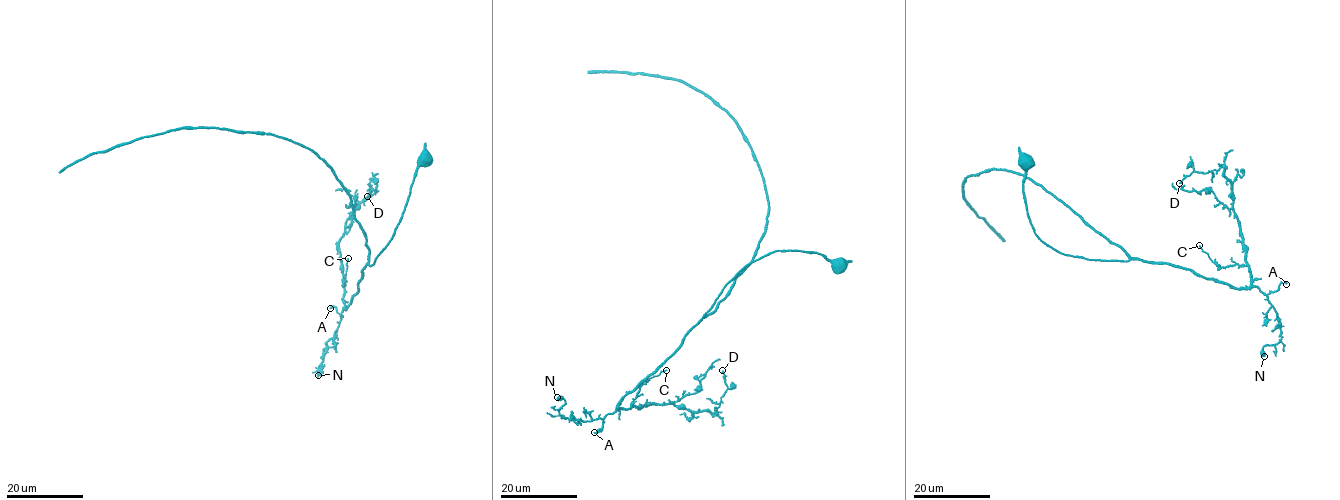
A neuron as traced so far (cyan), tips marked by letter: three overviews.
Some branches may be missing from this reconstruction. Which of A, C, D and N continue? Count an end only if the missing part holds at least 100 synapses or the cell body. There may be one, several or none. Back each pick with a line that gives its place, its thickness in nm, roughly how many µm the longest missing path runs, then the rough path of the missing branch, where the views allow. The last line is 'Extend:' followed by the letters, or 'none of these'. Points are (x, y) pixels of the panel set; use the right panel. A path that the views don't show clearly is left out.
Extend: none of these

